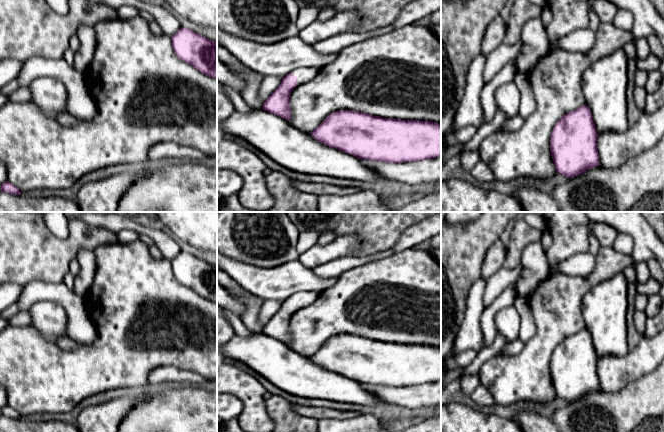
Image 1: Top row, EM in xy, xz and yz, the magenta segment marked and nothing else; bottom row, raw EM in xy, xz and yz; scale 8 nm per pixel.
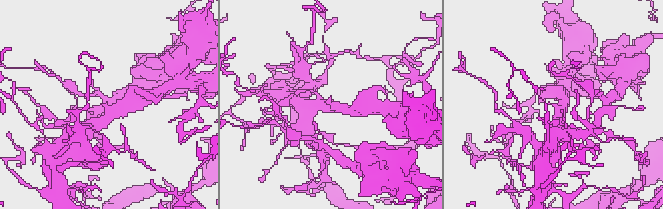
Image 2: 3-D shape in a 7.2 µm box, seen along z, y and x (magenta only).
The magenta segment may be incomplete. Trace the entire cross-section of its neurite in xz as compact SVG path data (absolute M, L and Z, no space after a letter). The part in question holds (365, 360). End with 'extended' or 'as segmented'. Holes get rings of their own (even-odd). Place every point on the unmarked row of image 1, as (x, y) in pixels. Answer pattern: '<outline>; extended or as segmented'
M339 334L328 339L309 357L326 370L358 383L403 387L441 380L441 348L436 346L382 342L353 334Z; as segmented

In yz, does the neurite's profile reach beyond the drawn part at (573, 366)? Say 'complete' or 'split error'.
complete

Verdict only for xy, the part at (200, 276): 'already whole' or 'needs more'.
already whole

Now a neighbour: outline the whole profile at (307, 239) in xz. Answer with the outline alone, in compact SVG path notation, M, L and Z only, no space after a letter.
M303 231L300 232L298 237L298 242L296 245L296 250L298 254L302 254L307 251L309 248L317 244L320 237L320 232L318 231Z

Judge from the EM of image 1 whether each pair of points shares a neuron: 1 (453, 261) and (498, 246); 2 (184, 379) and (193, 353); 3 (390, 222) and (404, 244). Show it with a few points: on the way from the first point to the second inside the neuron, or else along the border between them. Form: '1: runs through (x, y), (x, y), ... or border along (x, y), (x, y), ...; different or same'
1: border along (499, 237), (488, 248), (481, 266), (481, 273); different
2: border along (164, 365), (173, 365), (194, 371), (206, 380); different
3: border along (419, 222), (410, 225), (387, 250); different

